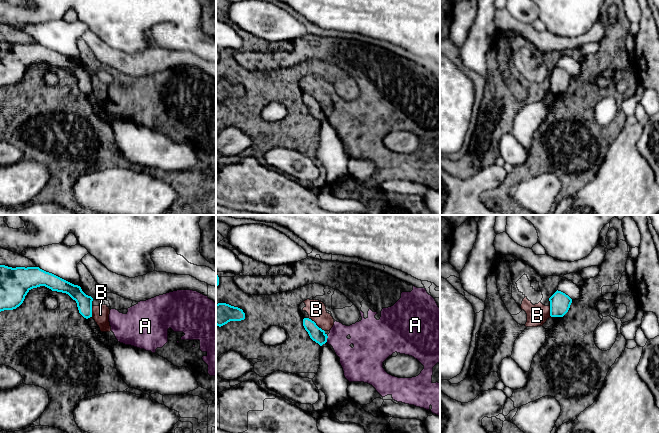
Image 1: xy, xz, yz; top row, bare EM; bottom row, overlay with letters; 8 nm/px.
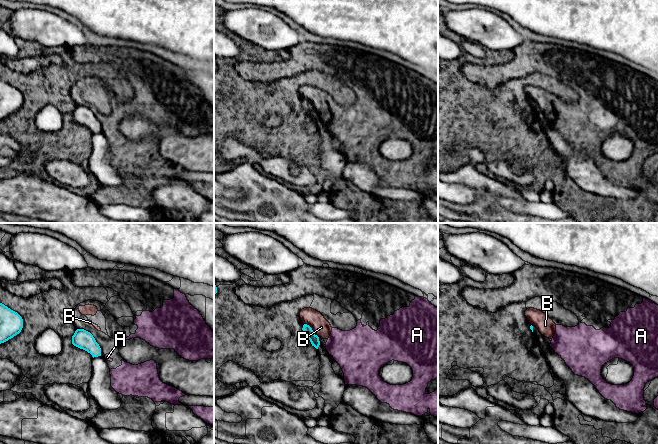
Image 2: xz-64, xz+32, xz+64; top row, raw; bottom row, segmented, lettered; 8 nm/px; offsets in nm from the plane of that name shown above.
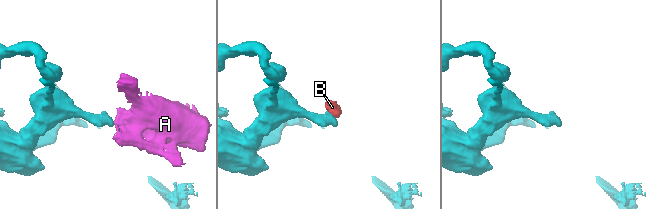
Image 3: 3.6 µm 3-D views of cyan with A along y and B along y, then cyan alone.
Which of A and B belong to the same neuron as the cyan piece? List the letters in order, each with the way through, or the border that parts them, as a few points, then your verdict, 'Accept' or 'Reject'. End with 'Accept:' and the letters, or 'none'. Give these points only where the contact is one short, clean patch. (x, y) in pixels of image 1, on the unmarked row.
A: Boundary: xz (328, 112), (326, 117). Reject
B: Boundary: xz (308, 93), (324, 107). Reject
Accept: none

